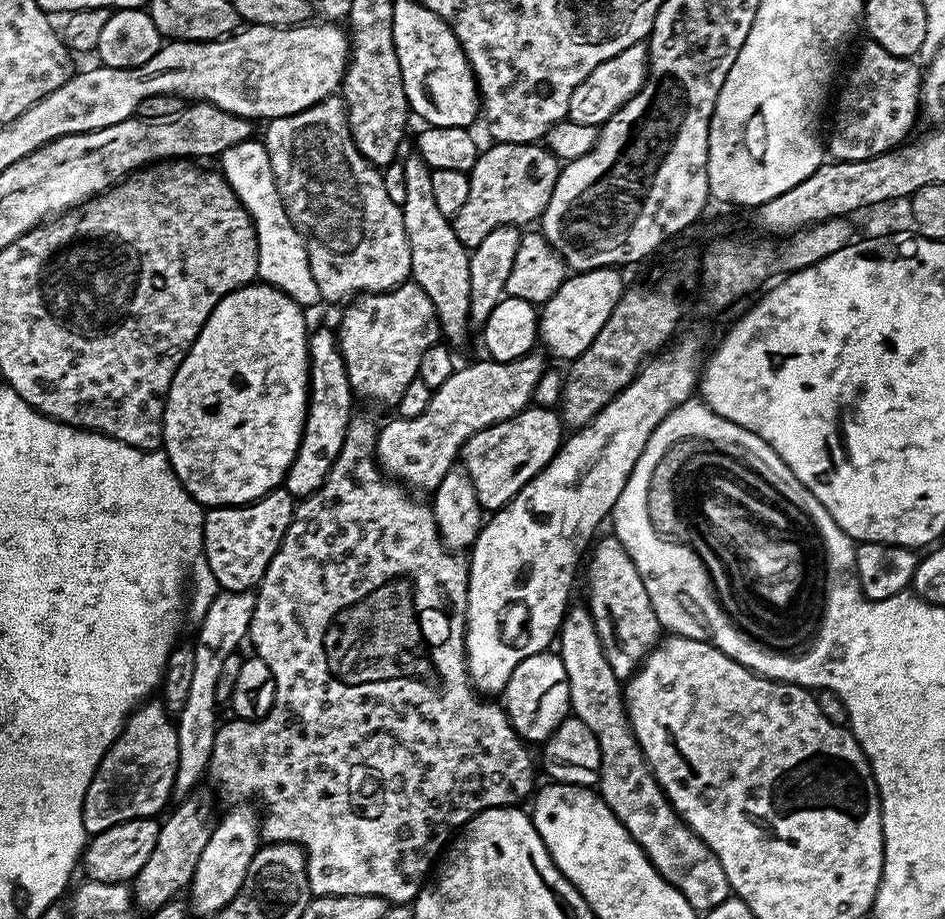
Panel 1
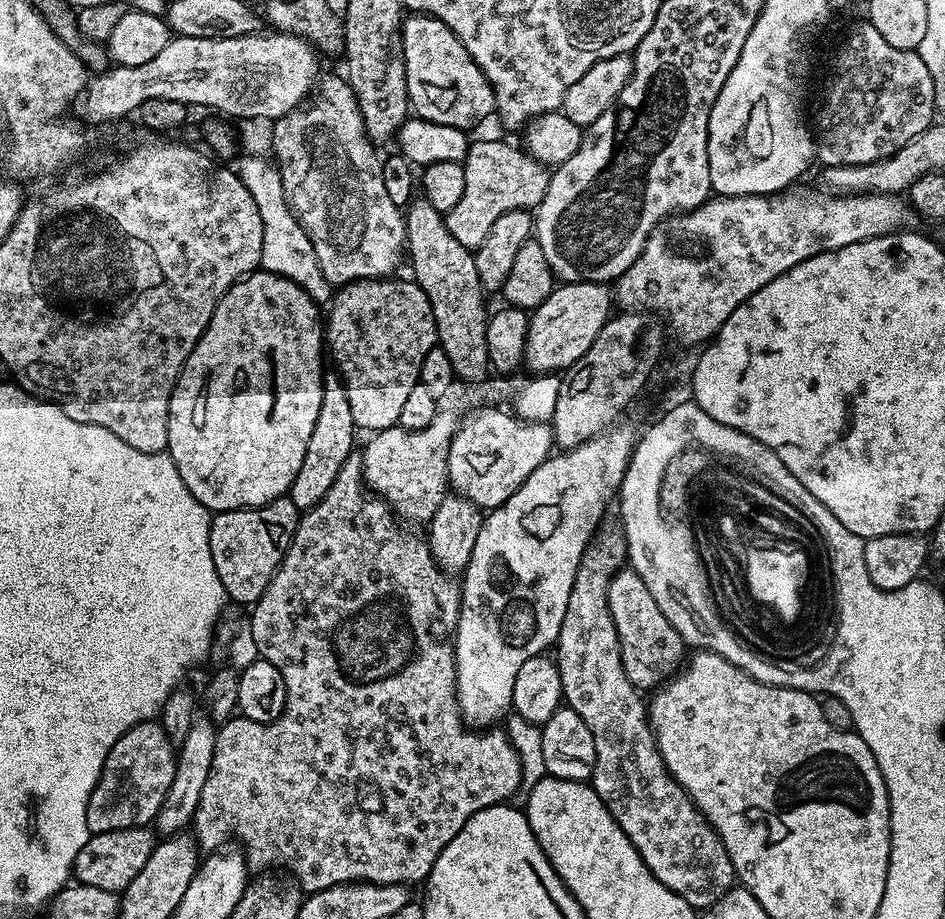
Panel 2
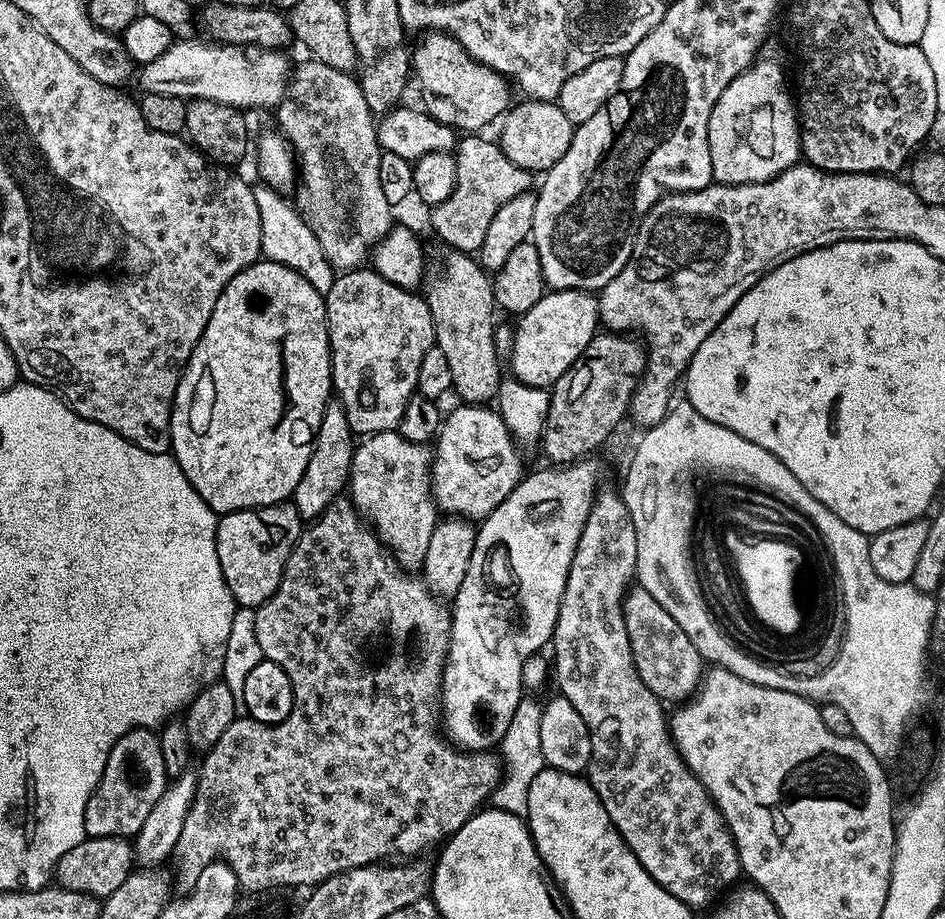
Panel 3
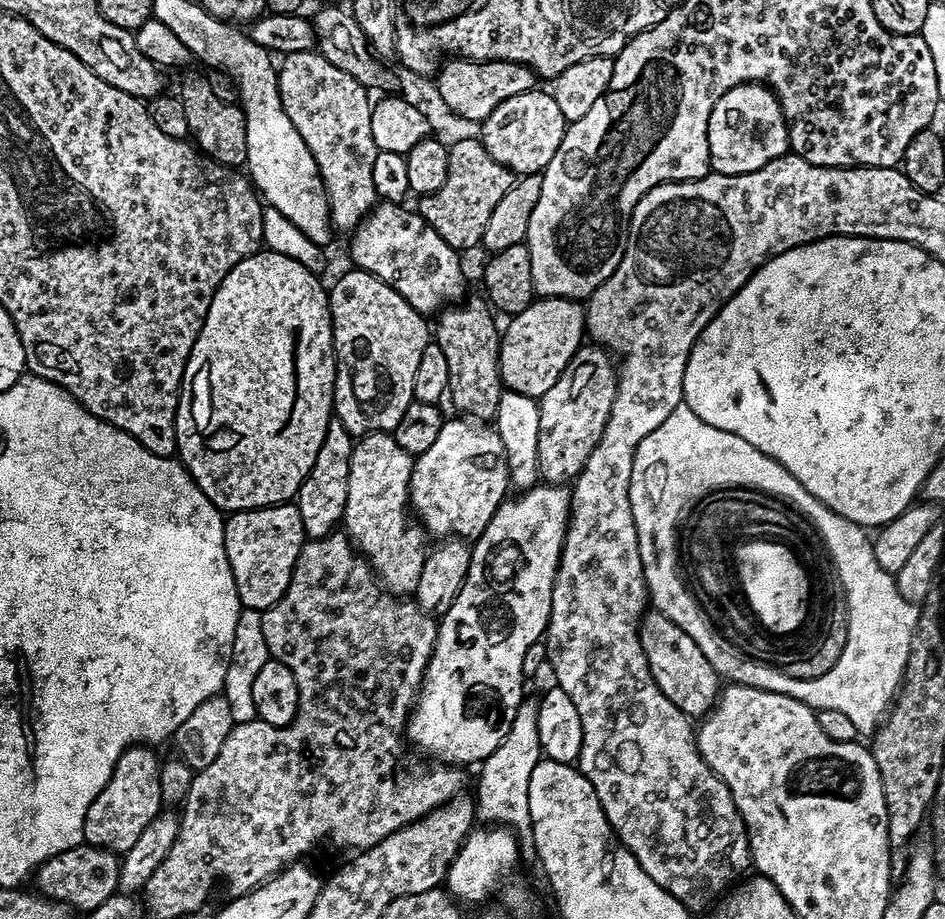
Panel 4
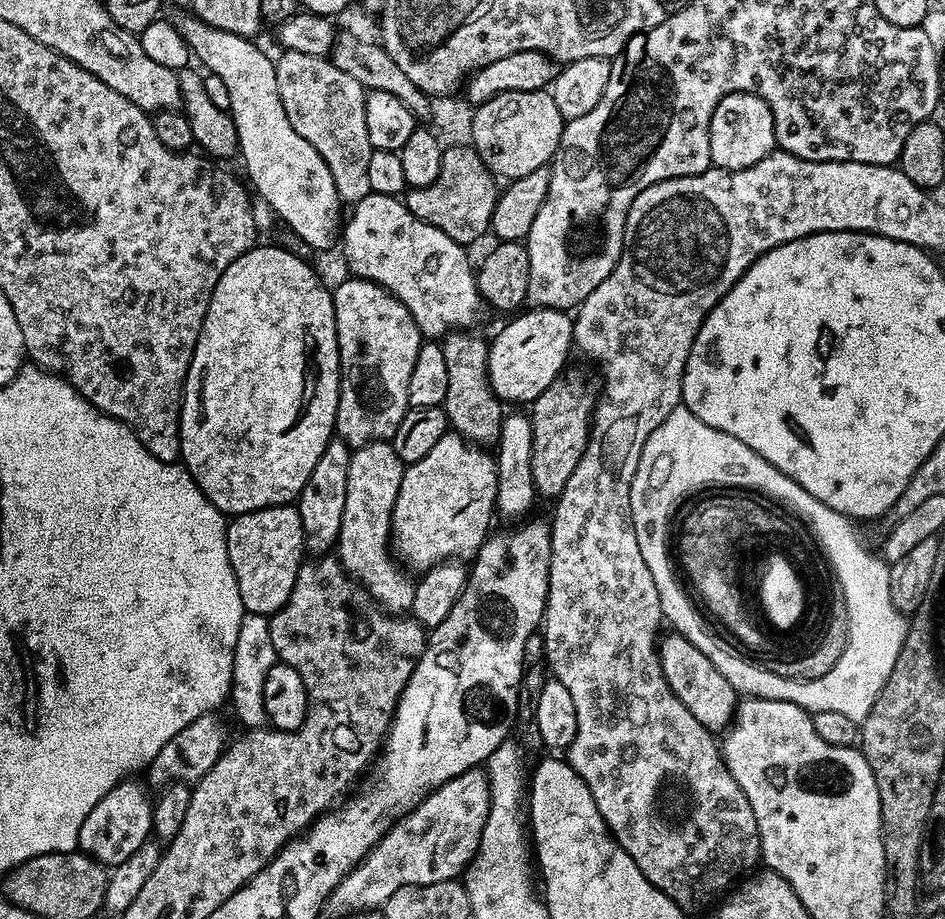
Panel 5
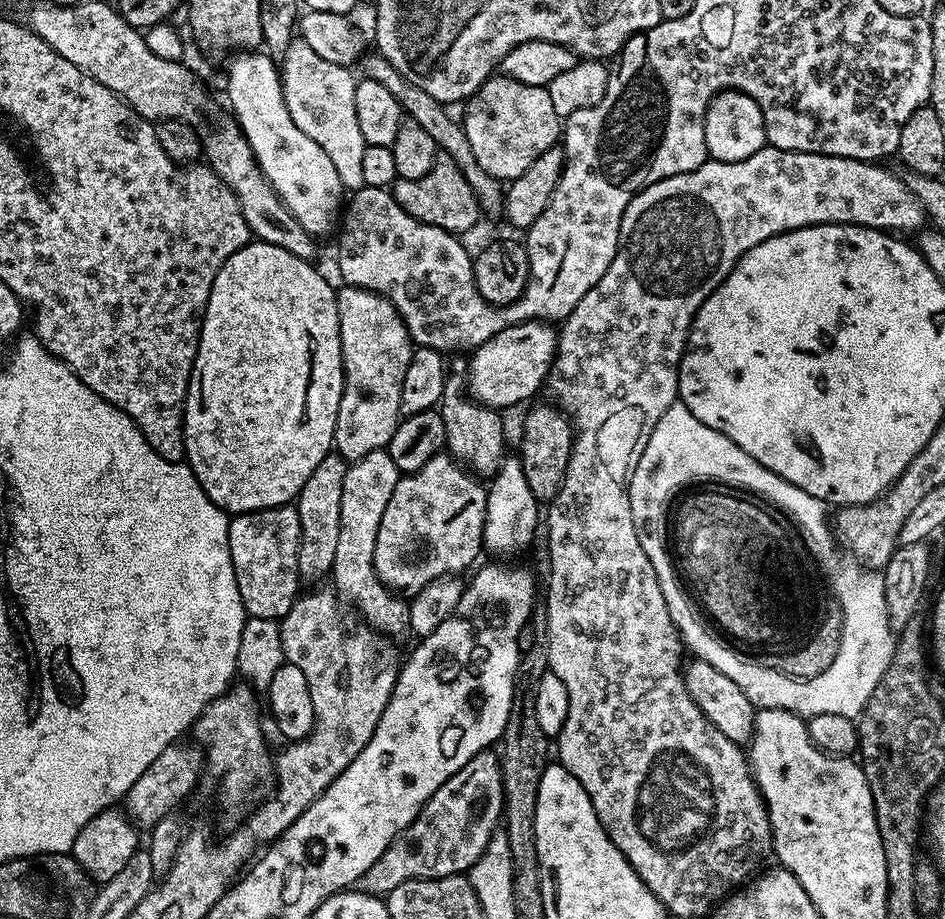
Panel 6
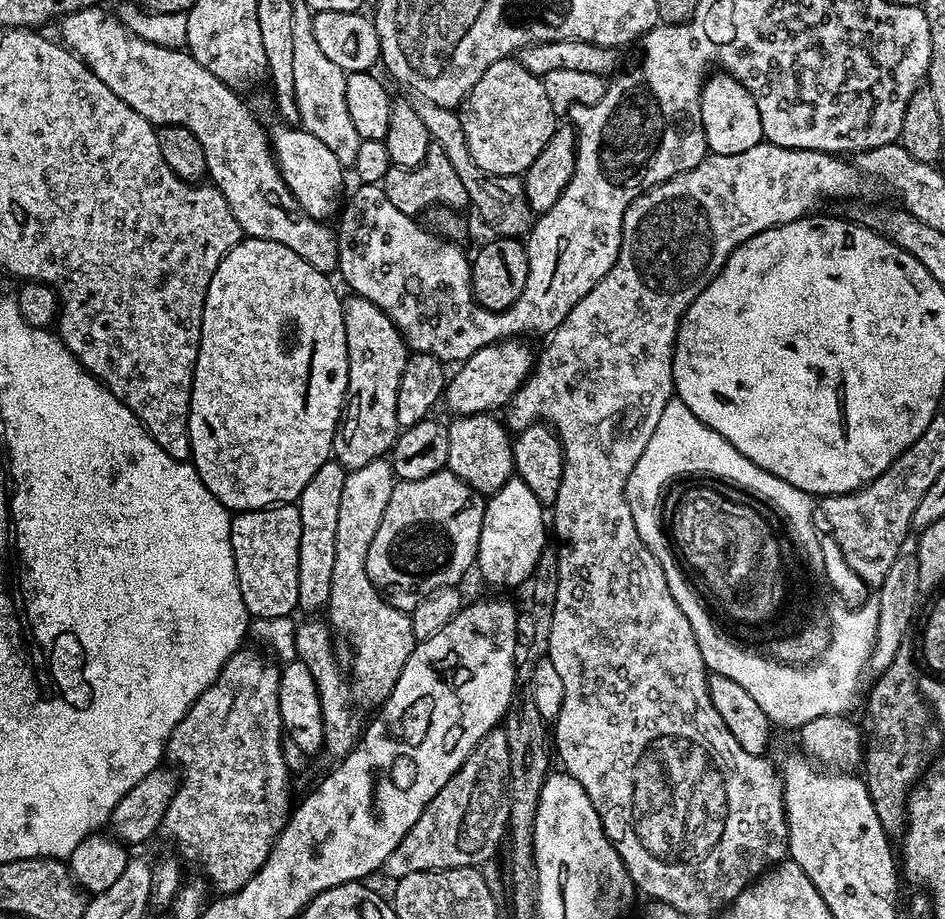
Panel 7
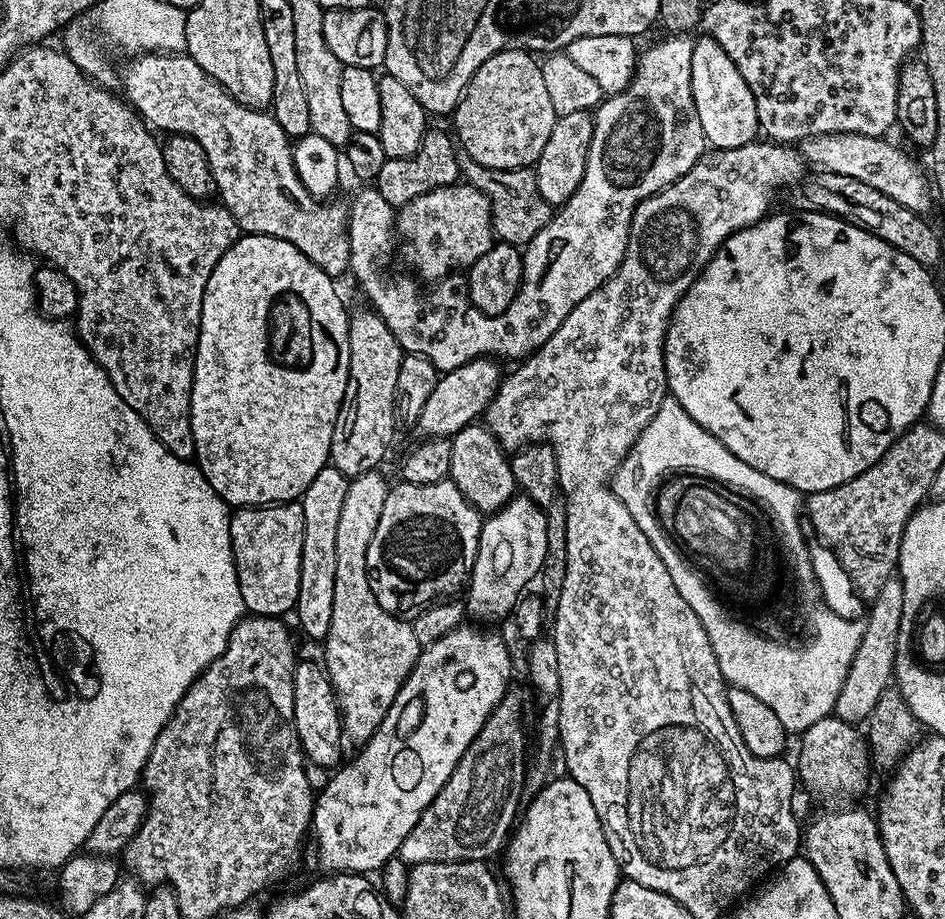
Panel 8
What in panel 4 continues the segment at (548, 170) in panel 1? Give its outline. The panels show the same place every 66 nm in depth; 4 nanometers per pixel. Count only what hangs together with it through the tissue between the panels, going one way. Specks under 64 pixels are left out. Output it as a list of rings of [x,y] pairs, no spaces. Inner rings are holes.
[[[479,139],[451,141],[448,150],[448,173],[442,190],[419,197],[418,213],[448,245],[457,250],[479,245],[484,238],[484,227],[502,194],[510,190],[514,174],[506,166],[494,162]]]

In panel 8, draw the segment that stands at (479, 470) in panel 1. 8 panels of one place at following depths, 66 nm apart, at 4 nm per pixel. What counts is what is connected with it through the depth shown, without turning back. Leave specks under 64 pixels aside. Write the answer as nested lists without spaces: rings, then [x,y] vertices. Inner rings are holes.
[[[451,478],[429,484],[400,482],[397,485],[397,488],[395,485],[388,489],[386,506],[382,506],[382,518],[378,518],[374,538],[370,538],[370,546],[366,550],[366,566],[370,590],[374,590],[378,606],[395,616],[414,618],[428,605],[455,597],[456,591],[467,585],[474,558],[478,554],[482,516],[465,498],[462,490],[454,486]]]

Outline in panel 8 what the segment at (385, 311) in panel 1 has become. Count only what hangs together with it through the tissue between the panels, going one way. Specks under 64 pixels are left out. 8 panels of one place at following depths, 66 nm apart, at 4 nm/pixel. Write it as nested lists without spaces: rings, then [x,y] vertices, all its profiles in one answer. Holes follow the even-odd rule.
[[[364,306],[361,312],[353,311],[348,317],[348,337],[350,338],[350,370],[348,385],[340,413],[334,426],[332,445],[330,446],[330,464],[346,477],[361,476],[377,471],[381,467],[384,455],[392,444],[392,435],[398,431],[396,411],[394,410],[394,390],[398,386],[398,366],[402,351],[391,333],[390,327],[371,307]]]

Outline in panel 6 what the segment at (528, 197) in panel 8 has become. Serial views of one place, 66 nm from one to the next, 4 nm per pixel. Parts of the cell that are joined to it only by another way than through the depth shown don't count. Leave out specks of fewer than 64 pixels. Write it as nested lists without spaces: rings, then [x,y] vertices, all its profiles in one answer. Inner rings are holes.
[[[379,54],[365,55],[359,61],[358,68],[364,71],[361,73],[367,79],[378,82],[381,86],[386,86],[386,90],[390,90],[390,94],[394,94],[394,98],[398,98],[403,115],[407,119],[413,120],[418,126],[422,126],[422,130],[426,130],[426,134],[430,134],[430,138],[434,138],[437,149],[443,155],[449,156],[458,166],[458,170],[462,170],[466,182],[470,182],[470,190],[474,190],[481,213],[485,217],[496,215],[499,217],[504,211],[505,189],[502,187],[501,181],[486,174],[486,170],[482,170],[482,166],[478,166],[478,162],[474,158],[474,150],[470,150],[470,142],[466,142],[466,134],[461,121],[457,117],[455,120],[448,113],[451,111],[445,105],[430,98],[430,94],[426,94],[426,90],[418,90],[418,86],[414,86],[414,82],[402,78],[402,74],[398,74],[398,70],[394,70],[394,66],[390,66],[390,62],[384,56]]]

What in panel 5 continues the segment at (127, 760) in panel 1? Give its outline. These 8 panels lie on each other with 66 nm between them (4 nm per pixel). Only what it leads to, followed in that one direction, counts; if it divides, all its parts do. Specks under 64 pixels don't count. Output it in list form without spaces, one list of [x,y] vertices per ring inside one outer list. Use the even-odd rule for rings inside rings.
[[[136,778],[121,780],[110,790],[110,794],[106,794],[106,798],[102,798],[102,802],[98,802],[98,806],[94,806],[94,810],[90,810],[90,814],[86,814],[82,830],[78,830],[79,851],[93,856],[99,864],[115,866],[126,862],[126,858],[130,858],[130,854],[134,854],[138,846],[149,843],[153,835],[154,800],[152,796],[148,797],[149,789],[141,784]]]

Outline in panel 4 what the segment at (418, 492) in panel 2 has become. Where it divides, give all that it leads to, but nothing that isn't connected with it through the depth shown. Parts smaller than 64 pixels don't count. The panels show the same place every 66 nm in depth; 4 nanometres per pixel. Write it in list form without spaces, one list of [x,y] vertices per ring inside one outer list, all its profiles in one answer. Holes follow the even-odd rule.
[[[375,432],[359,437],[350,458],[350,482],[342,521],[343,531],[356,551],[371,564],[384,589],[401,598],[411,597],[415,593],[418,578],[422,578],[426,555],[423,527],[416,522],[408,524],[408,487],[413,463],[413,456],[398,446],[395,435]]]

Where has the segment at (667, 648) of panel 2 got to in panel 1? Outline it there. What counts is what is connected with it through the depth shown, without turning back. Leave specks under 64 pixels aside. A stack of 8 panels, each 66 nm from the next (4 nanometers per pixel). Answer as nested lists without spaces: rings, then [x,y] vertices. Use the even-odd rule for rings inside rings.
[[[604,535],[590,548],[592,561],[588,564],[586,607],[594,618],[604,653],[610,662],[610,670],[614,670],[619,680],[627,682],[635,676],[636,669],[660,643],[662,629],[658,614],[654,614],[654,606],[650,606],[650,594],[646,594],[644,576],[638,574],[635,560],[630,558],[630,554],[626,554],[622,542],[618,542],[616,536]]]

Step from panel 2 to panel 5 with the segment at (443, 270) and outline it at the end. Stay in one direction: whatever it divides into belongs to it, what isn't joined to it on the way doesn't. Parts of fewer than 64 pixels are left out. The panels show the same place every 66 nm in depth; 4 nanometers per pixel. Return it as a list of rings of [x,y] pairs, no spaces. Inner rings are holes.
[[[461,330],[449,332],[443,337],[442,347],[446,354],[446,398],[442,405],[448,416],[449,425],[464,439],[472,441],[473,444],[481,446],[492,446],[500,439],[500,427],[506,415],[505,405],[492,392],[488,381],[488,346],[489,341],[475,336],[475,331]]]

